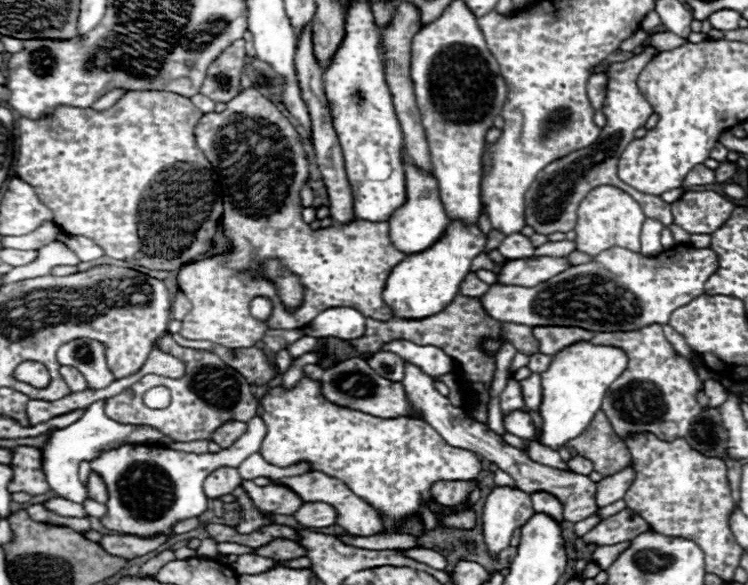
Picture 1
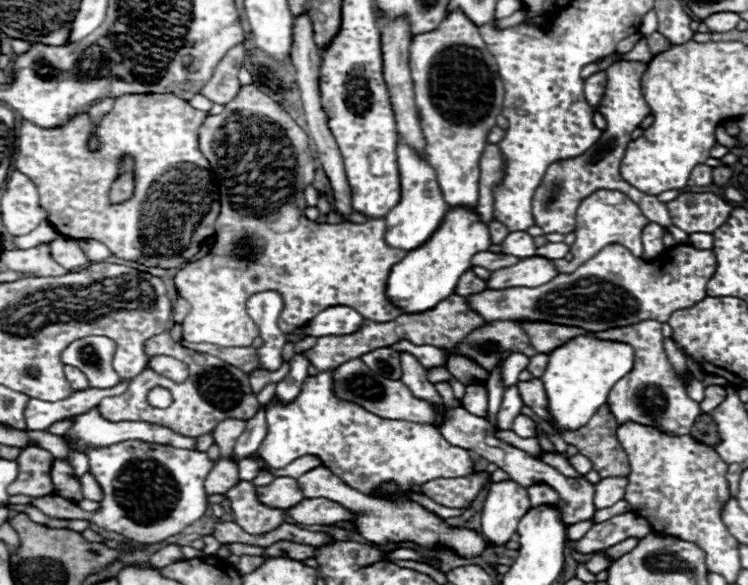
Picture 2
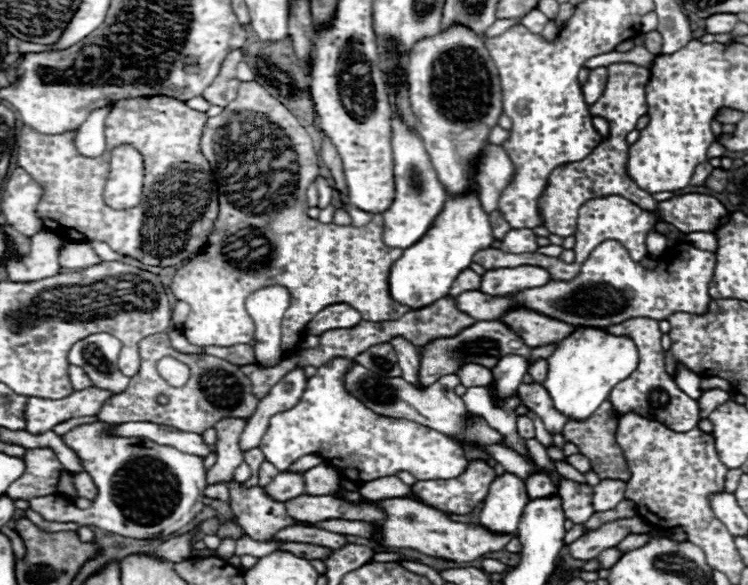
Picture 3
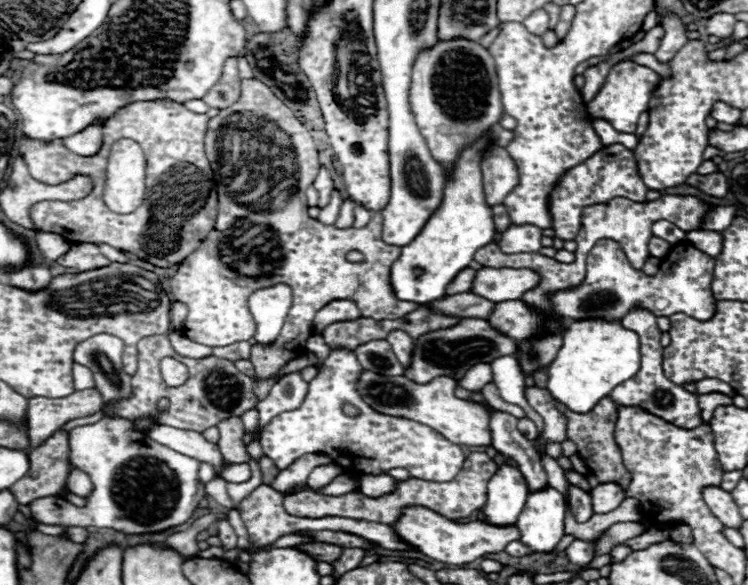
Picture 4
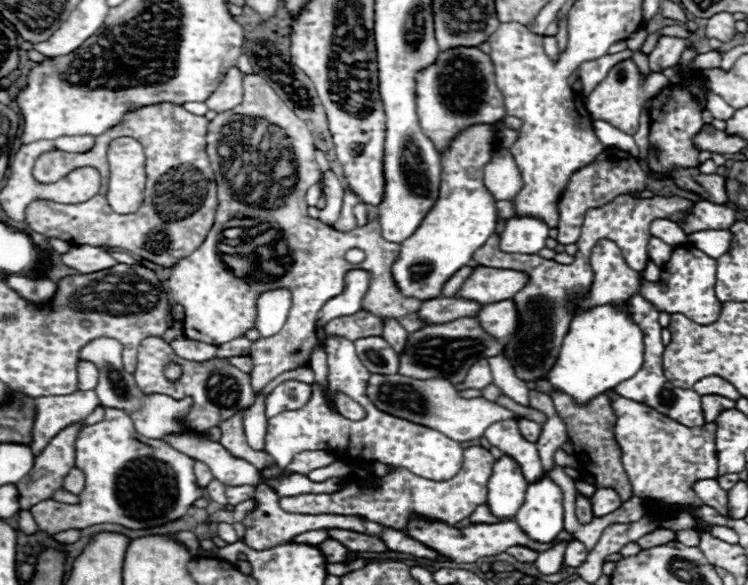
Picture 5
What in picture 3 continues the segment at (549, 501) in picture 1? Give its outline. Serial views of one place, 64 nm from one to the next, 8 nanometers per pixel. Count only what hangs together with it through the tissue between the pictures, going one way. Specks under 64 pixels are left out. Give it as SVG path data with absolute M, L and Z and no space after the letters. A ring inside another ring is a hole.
M542 472L540 474L532 474L532 478L528 478L526 490L528 490L530 498L550 498L550 496L556 494L556 486Z

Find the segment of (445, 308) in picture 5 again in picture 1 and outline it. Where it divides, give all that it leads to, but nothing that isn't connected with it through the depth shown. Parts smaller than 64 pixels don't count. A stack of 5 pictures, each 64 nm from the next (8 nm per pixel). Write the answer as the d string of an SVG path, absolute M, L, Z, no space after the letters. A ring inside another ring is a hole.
M680 244L656 256L642 256L640 252L614 246L594 256L592 262L572 266L540 286L492 284L480 300L484 310L500 322L576 326L592 332L628 332L650 324L666 326L676 308L704 294L704 284L714 270L718 270L718 256L710 248Z

